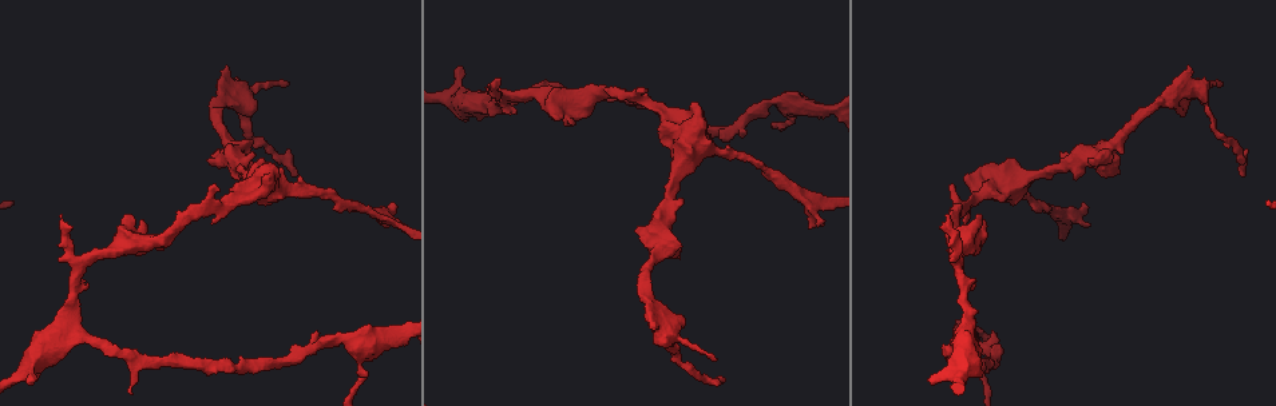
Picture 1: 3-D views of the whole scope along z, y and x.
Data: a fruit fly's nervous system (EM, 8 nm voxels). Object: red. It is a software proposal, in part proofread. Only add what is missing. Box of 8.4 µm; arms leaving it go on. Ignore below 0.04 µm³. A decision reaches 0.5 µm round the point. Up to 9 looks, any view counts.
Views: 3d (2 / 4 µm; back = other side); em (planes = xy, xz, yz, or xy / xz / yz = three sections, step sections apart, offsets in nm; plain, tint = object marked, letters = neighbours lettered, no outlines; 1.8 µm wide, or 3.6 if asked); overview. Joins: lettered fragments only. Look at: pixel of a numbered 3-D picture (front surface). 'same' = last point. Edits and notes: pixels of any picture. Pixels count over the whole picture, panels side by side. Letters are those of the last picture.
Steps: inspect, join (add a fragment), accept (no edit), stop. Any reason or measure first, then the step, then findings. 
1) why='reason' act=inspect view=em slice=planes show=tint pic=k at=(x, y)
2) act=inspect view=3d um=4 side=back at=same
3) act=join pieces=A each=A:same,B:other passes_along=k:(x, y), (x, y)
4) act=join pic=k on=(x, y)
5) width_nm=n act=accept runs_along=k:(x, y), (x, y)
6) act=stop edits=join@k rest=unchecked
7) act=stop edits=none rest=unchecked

why='free end' act=inspect view=em slice=xz step=16 show=letters pic=1 at=(1244, 176)

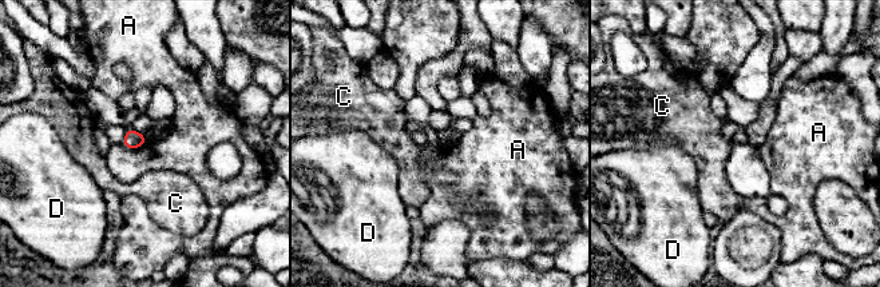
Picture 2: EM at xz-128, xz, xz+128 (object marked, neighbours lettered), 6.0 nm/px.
width_nm=110 act=accept each=A:other,C:other,D:other border=2:(147, 139), (135, 148), (119, 143) found='no lettered fragment goes on from it'

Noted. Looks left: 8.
why='free end' act=inspect view=3d um=2 pic=1 at=(1088, 227)

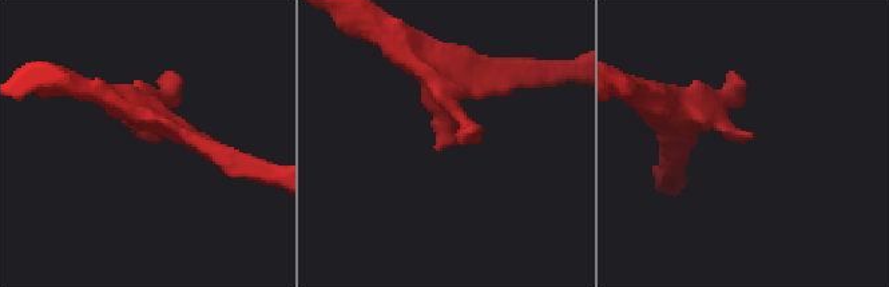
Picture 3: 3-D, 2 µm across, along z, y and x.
arm_widths_nm=160,180 why='now the EM' act=inspect view=em slice=planes show=letters pic=3 at=(153, 143)

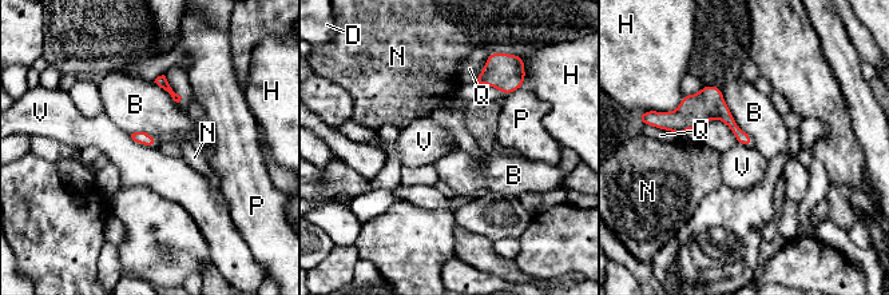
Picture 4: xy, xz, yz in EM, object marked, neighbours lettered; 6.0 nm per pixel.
longest_contact=B:400nm act=accept each=B:other,D:other,H:other,N:other,P:other,Q:other,V:other border=4:(130, 134), (134, 140), (157, 147) found='no lettered fragment goes on from it'

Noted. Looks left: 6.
why='free end' act=inspect view=3d um=4 pic=1 at=(947, 218)

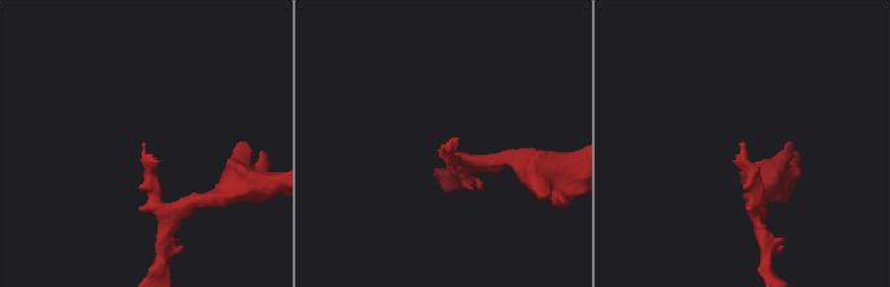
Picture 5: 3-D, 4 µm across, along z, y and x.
why='need the tissue' act=inspect view=em slice=planes show=tint pic=5 at=(442, 147)

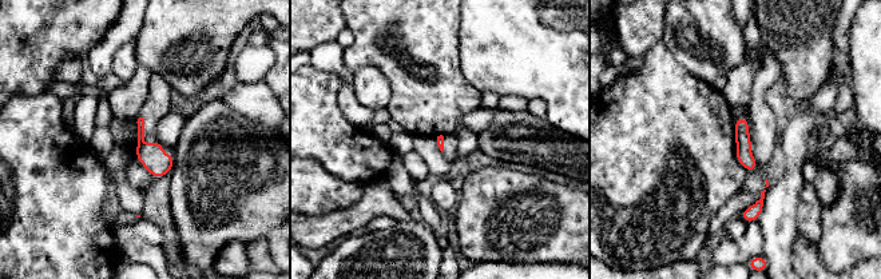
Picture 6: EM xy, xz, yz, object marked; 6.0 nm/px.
why='what lies round it' act=inspect view=em slice=planes show=letters at=same

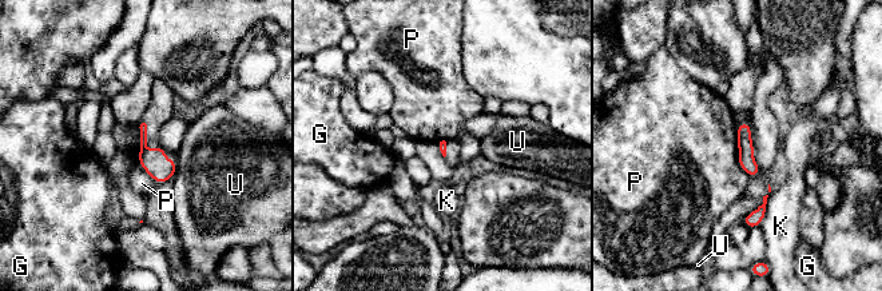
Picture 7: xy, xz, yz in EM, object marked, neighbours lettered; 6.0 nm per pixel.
act=accept each=G:other,K:other,P:other,U:other border=7:(735, 124), (738, 164), (749, 178) found='none of them fits'

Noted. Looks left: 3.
why='free end' act=inspect view=em slice=planes show=letters pic=1 at=(982, 219)

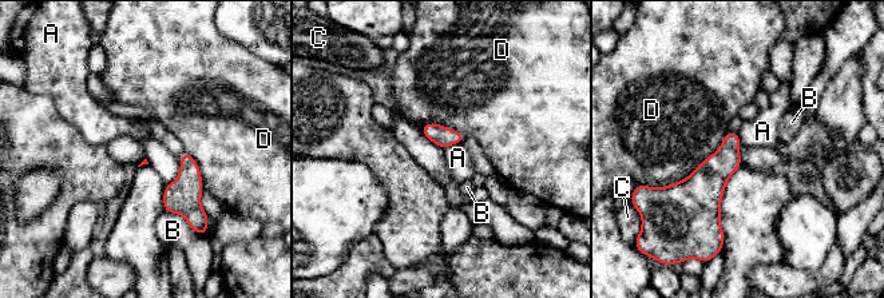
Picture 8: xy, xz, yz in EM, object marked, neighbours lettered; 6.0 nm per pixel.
longest_contact=D:550nm act=accept each=A:other,B:other,C:other,D:other found='none of them fits'

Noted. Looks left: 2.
act=stop edits=none rest=unchecked

